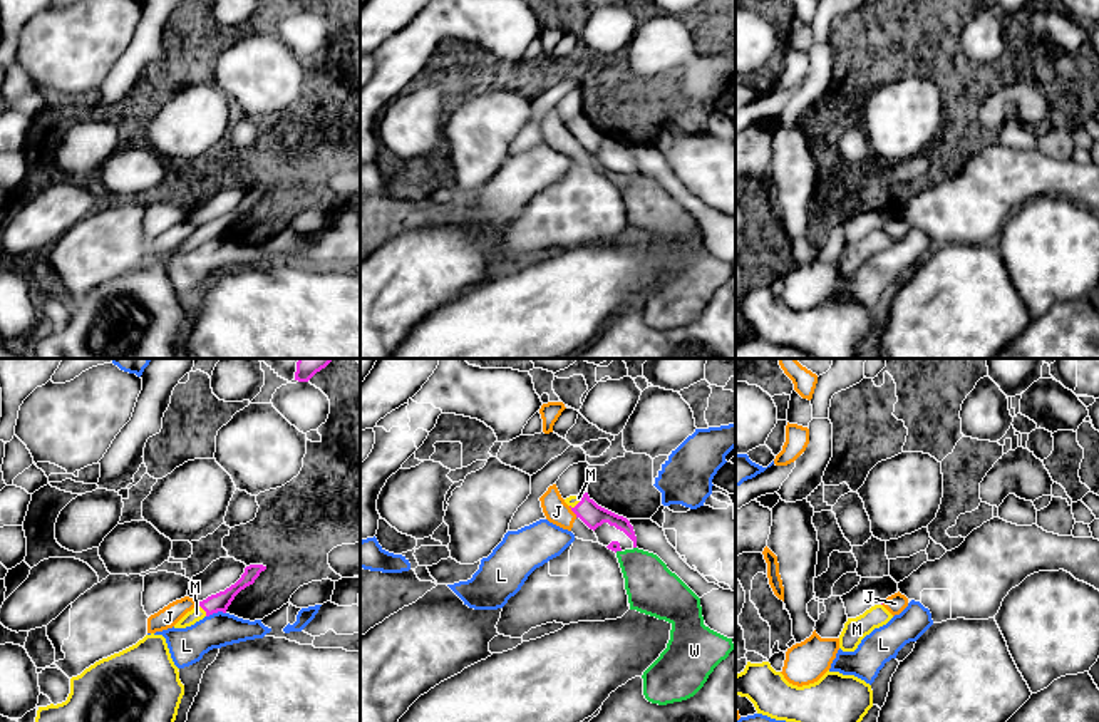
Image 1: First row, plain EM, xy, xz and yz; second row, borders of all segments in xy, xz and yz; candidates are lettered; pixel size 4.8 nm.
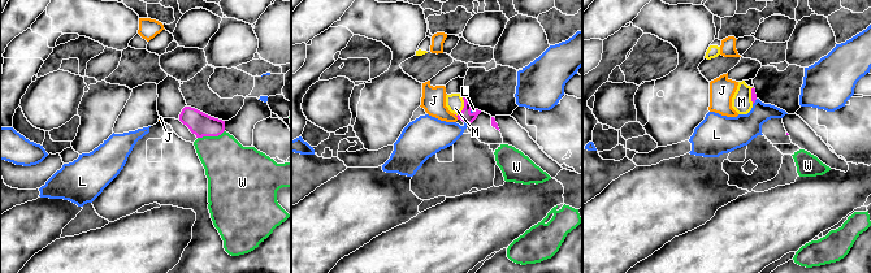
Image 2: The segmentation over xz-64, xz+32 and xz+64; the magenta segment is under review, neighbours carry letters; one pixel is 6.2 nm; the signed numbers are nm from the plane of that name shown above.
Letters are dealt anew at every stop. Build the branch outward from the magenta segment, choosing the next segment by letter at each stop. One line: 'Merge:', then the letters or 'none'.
Merge: M

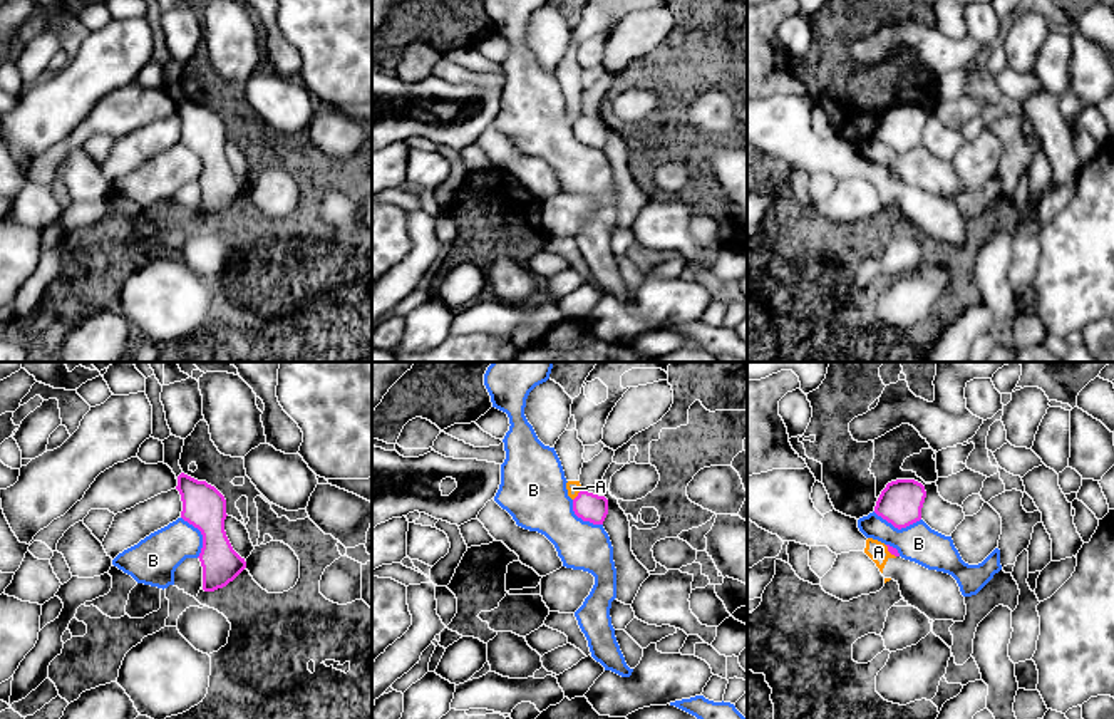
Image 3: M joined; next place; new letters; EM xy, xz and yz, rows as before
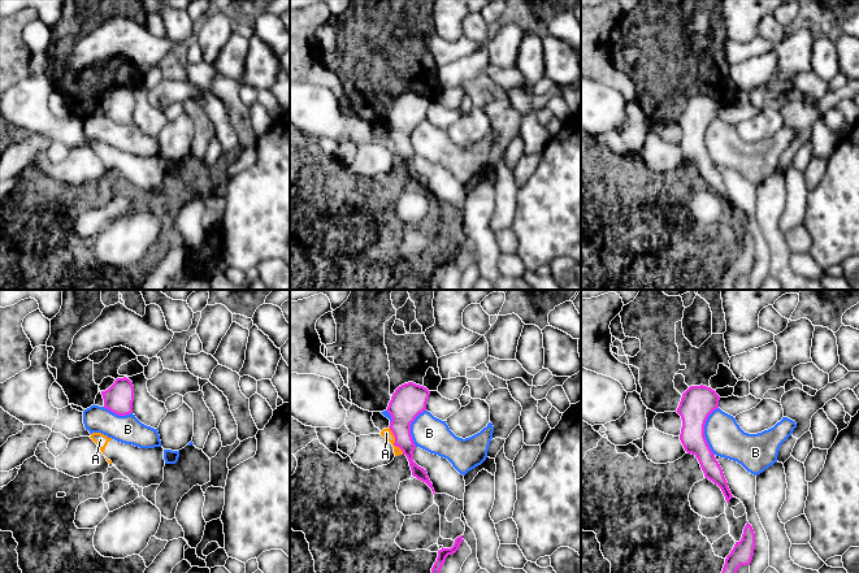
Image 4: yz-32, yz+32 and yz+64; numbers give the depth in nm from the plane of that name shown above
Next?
Merge: none

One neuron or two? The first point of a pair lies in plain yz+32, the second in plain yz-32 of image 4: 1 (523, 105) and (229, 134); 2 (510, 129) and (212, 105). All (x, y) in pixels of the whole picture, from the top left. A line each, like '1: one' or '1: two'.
1: two
2: two

